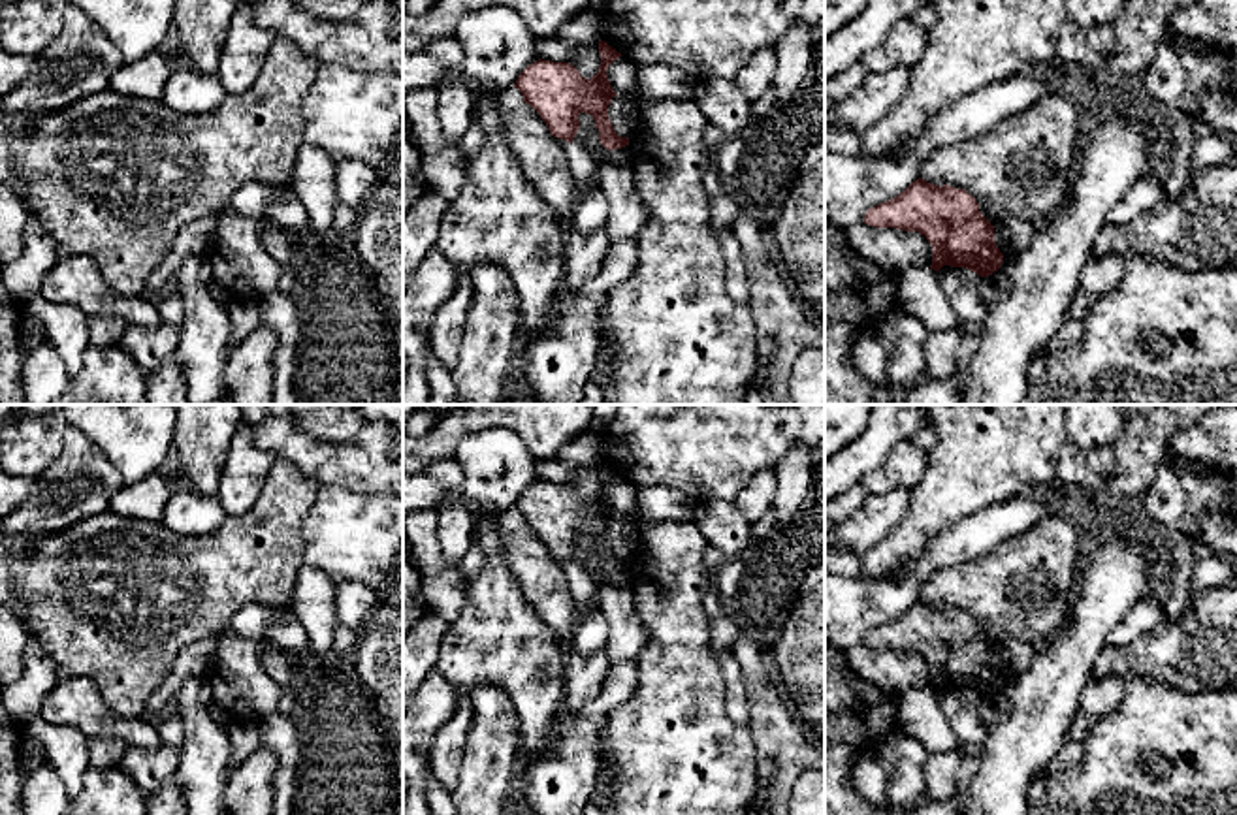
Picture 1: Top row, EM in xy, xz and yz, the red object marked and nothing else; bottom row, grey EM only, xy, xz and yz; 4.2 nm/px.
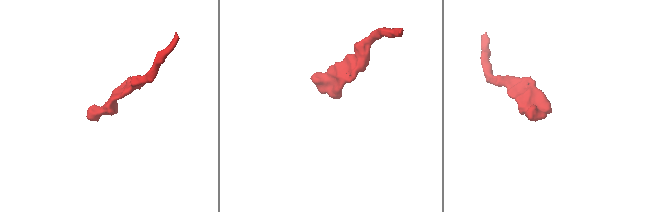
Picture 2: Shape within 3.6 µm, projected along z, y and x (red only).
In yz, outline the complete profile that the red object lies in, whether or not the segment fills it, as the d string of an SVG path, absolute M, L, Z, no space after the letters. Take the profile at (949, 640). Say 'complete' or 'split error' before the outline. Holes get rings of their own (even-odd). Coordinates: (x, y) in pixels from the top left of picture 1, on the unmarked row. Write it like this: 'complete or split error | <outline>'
split error | M1113 535L1090 557L1069 625L1039 651L1026 672L1015 678L1000 674L994 647L981 636L979 625L964 610L938 608L919 599L896 619L866 632L862 644L868 647L924 657L932 666L930 691L934 693L951 687L966 689L979 698L988 698L998 691L1009 698L1011 711L988 727L987 742L977 757L979 770L970 783L970 807L964 815L1026 815L1028 785L1068 745L1068 730L1079 711L1086 679L1105 647L1107 632L1158 582L1162 582L1162 559L1149 538L1141 535L1132 540Z

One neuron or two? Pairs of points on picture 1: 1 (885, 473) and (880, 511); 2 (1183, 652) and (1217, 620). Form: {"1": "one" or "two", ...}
{"1": "two", "2": "one"}

